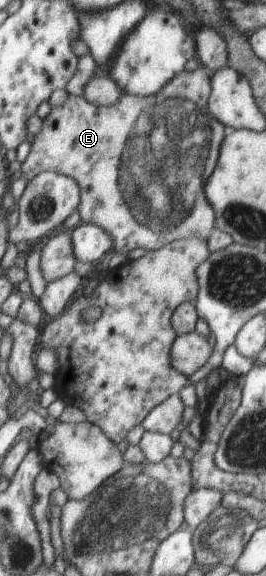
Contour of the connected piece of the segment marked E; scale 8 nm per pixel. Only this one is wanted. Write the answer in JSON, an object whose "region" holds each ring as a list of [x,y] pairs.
{"region":[[[201,66],[194,72],[184,70],[164,84],[156,95],[126,93],[114,105],[96,106],[70,93],[62,107],[51,106],[42,131],[29,138],[32,149],[21,165],[23,176],[30,180],[44,171],[55,171],[71,177],[81,193],[78,210],[82,222],[102,228],[113,241],[119,258],[139,248],[156,251],[178,239],[208,240],[215,228],[215,213],[205,196],[205,185],[215,170],[228,132],[209,113],[211,76],[210,70]]]}

